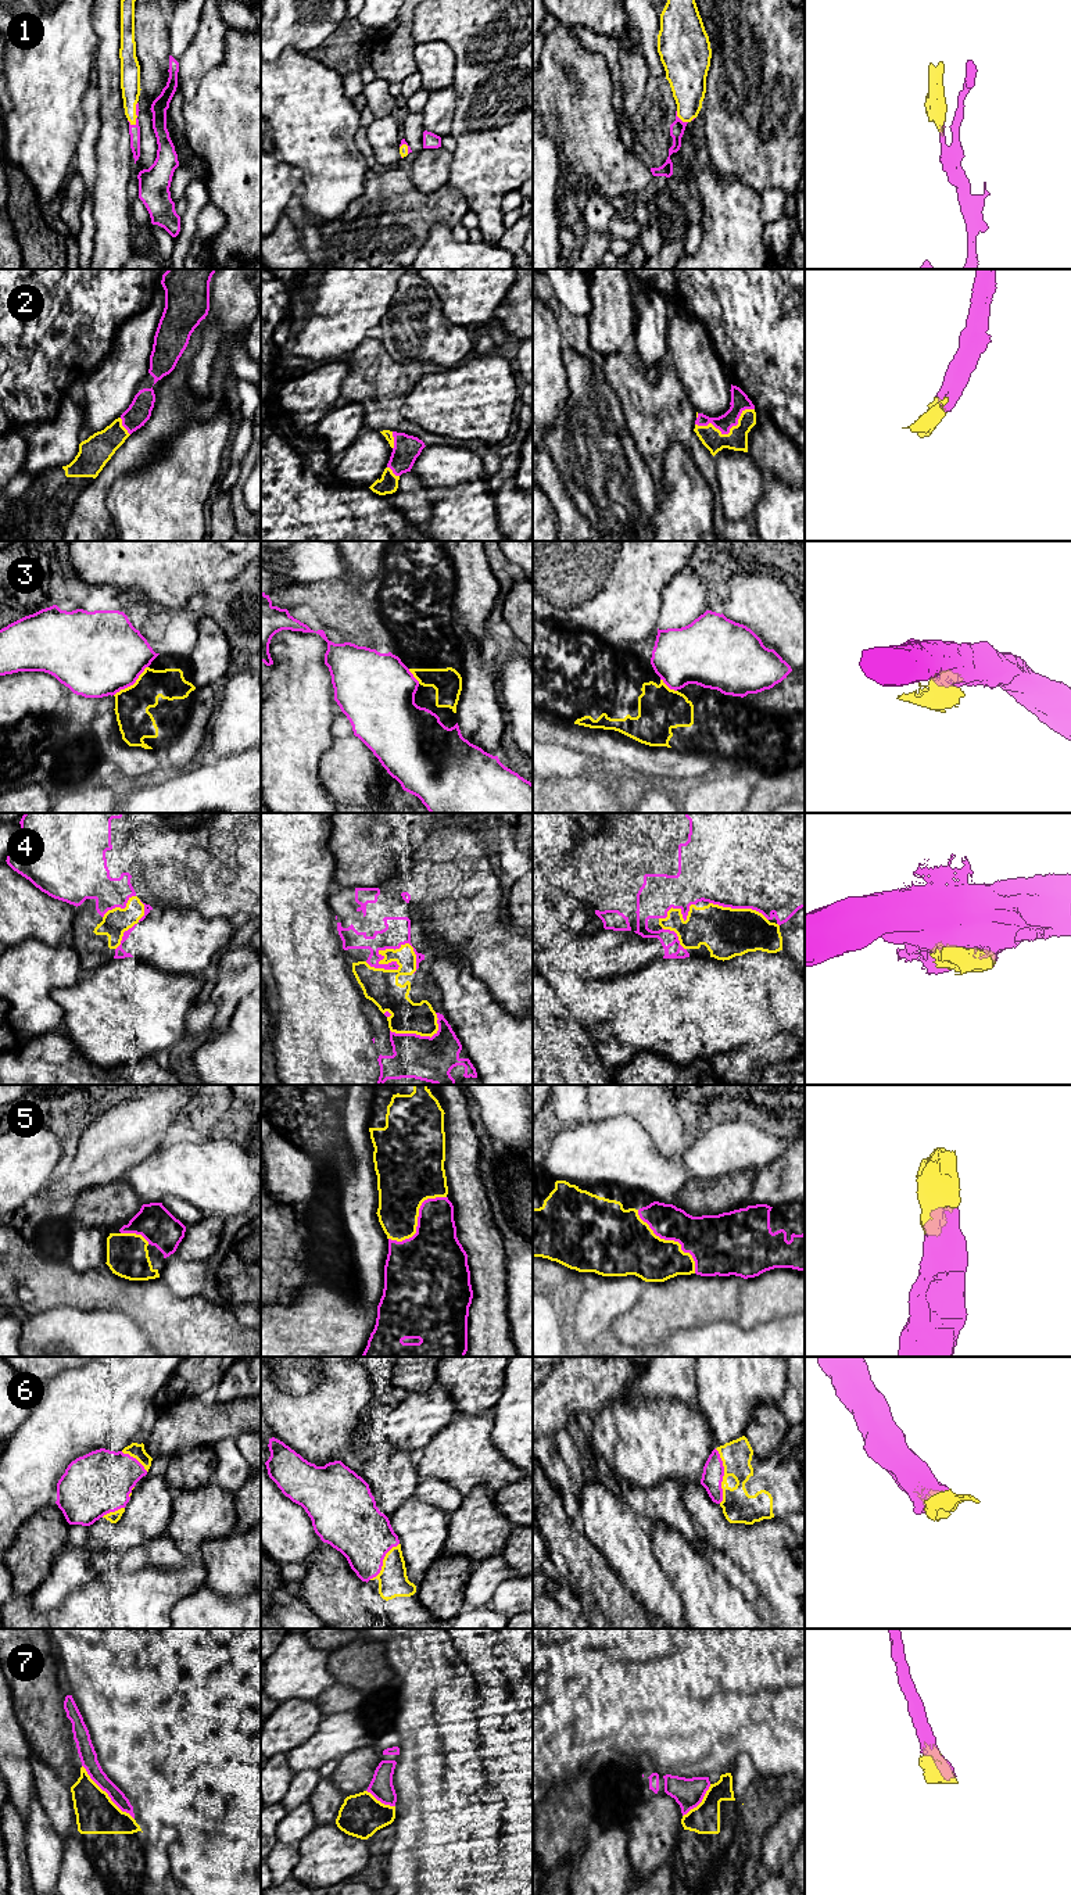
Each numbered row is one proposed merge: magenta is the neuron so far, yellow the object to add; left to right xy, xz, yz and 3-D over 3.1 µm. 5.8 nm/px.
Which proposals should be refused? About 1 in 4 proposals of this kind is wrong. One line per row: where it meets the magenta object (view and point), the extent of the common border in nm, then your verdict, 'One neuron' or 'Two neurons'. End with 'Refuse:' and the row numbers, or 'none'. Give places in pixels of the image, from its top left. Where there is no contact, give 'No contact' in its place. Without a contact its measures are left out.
1: Touches magenta at xy (136, 114). Shared border 140 nm. One neuron
2: Touches magenta at yz (727, 433). Shared border 360 nm. One neuron
3: Touches magenta at xy (132, 684). Shared border 260 nm. Two neurons
4: Touches magenta at xz (380, 964). Shared border 300 nm. Two neurons
5: Touches magenta at yz (672, 1239). Shared border 500 nm. One neuron
6: Touches magenta at yz (723, 1475). Shared border 320 nm. One neuron
7: Touches magenta at xy (107, 1793). Shared border 440 nm. Two neurons
Refuse: 3, 4, 7

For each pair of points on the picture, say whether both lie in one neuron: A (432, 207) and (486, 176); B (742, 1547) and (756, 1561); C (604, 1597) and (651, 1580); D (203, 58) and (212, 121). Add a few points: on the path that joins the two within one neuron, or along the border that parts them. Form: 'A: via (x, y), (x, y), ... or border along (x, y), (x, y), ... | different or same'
A: border along (448, 183), (465, 199), (469, 210) | different
B: via (745, 1550), (754, 1558) | same
C: border along (606, 1562), (647, 1614) | different
D: border along (224, 45), (224, 58), (187, 100) | different

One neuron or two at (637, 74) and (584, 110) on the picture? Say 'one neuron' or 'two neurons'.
two neurons

